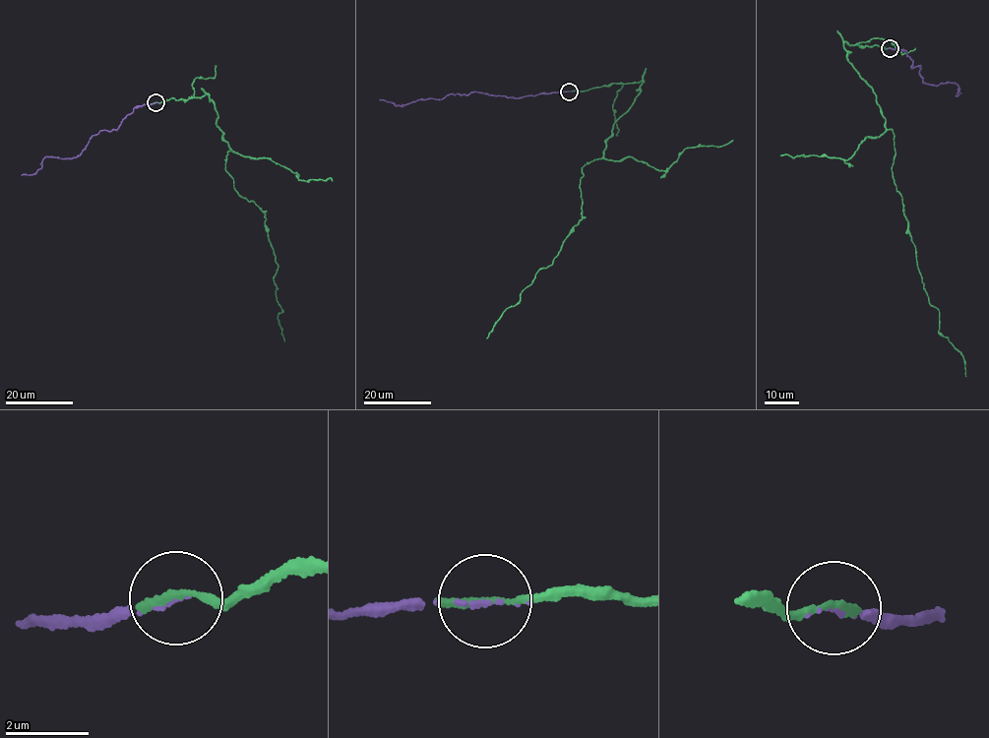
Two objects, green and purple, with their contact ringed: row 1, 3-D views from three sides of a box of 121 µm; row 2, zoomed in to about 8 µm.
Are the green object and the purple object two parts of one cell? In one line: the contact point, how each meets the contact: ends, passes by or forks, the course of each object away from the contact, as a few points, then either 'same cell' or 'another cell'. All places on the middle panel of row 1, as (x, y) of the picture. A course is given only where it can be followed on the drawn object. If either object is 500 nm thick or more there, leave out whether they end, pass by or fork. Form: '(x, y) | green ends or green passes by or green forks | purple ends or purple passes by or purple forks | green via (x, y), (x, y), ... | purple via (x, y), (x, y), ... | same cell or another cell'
(569, 92) | green ends | purple passes by | green via (569, 92), (643, 82), (615, 122), (602, 157), (582, 168), (582, 219), (486, 338) | purple via (569, 92), (518, 97), (477, 92), (448, 93), (440, 99), (419, 98), (401, 105), (379, 99) | same cell

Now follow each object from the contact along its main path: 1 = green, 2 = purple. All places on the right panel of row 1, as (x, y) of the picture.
1: (889, 48), (843, 48), (893, 130), (892, 176), (917, 266), (938, 333), (962, 356), (965, 376)
2: (889, 48), (906, 51), (911, 67), (920, 65), (923, 83), (953, 82), (957, 95), (960, 92)

